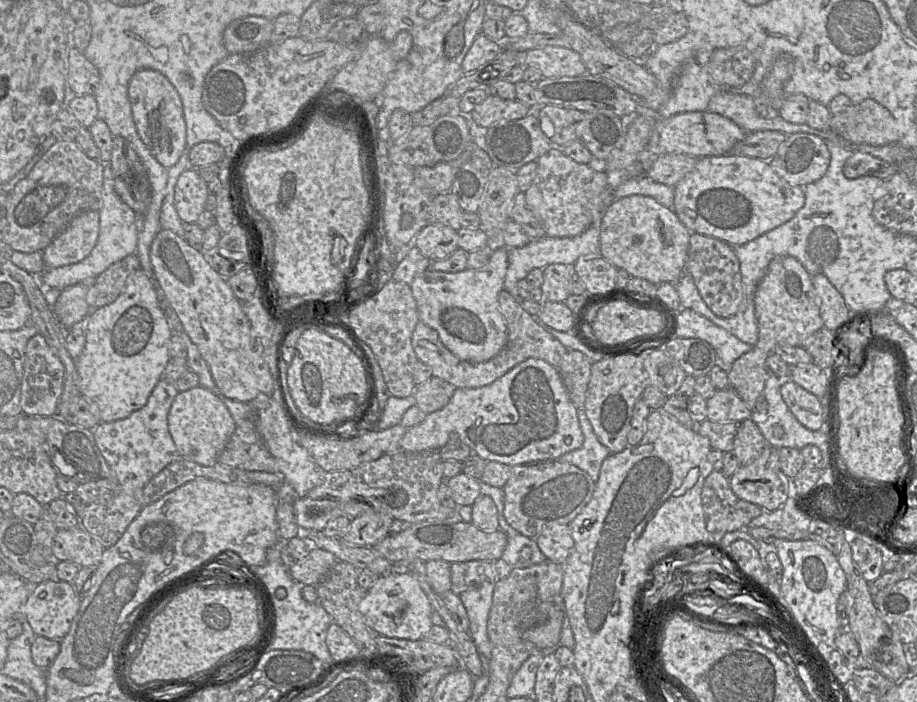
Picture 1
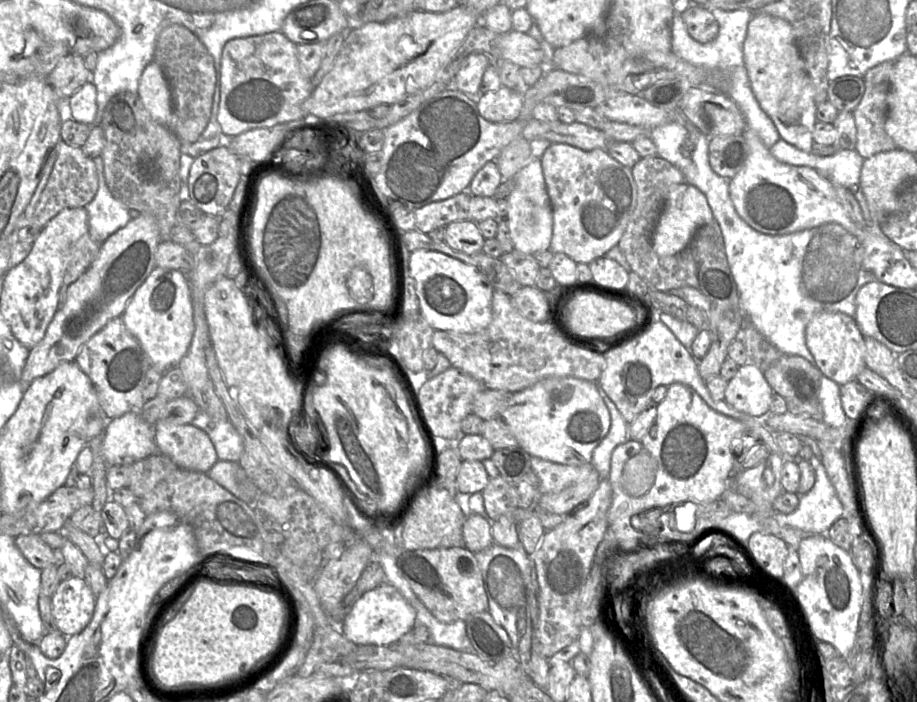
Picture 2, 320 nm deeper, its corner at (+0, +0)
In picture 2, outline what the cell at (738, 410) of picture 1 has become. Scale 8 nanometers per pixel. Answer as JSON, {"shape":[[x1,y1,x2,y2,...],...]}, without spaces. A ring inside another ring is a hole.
{"shape":[[748,363,739,367,735,376,728,381,725,390,725,401,734,409,751,416,761,416,770,412,774,391,767,382,764,372,755,364]]}

